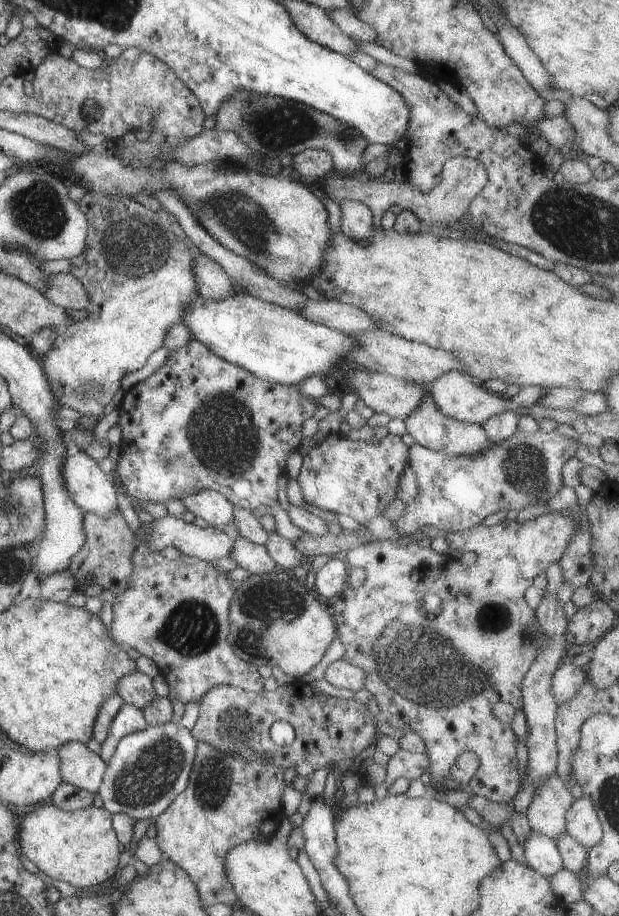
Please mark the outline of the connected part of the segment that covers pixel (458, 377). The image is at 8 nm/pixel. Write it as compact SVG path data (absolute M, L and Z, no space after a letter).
M456 370L443 371L429 385L431 398L441 414L464 423L473 423L479 426L501 411L523 413L526 406L531 406L531 404L538 402L538 398L548 391L547 388L543 389L537 385L534 387L527 386L520 387L517 394L512 397L506 397L503 394L496 394L486 390L469 374L460 373Z

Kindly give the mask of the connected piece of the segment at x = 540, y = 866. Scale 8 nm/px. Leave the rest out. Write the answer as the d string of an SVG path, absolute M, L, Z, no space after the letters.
M531 831L522 844L524 862L537 874L549 878L562 868L562 860L552 838Z

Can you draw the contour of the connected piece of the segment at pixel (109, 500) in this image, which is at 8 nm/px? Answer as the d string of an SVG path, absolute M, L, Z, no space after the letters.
M83 451L65 456L61 476L68 496L83 513L106 517L117 511L113 486L108 475L99 469L96 459Z

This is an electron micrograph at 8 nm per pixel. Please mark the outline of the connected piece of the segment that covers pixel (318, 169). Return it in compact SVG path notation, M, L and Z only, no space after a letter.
M324 149L296 150L292 156L290 174L307 183L319 181L333 168L331 155Z

